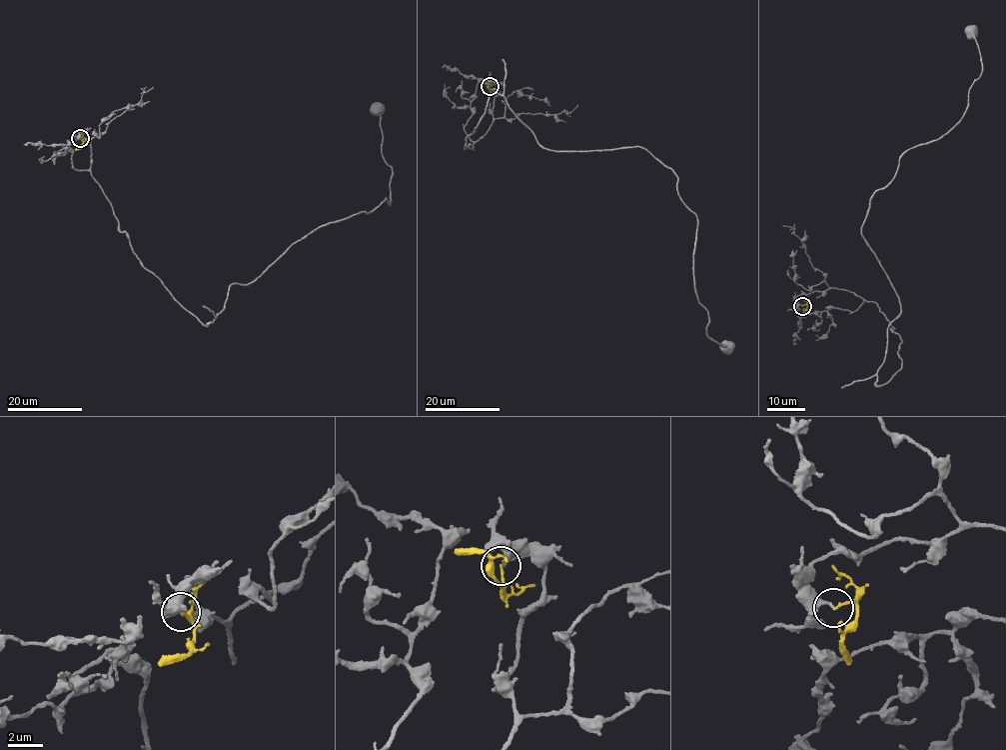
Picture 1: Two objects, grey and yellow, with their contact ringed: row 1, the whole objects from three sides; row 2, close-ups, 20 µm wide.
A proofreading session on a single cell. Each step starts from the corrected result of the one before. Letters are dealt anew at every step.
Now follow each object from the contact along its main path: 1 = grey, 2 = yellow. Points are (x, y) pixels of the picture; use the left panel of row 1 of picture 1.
1: (80, 138), (141, 265), (208, 325), (229, 286), (291, 245), (390, 205), (377, 109)
2: (80, 138), (82, 147), (75, 150)

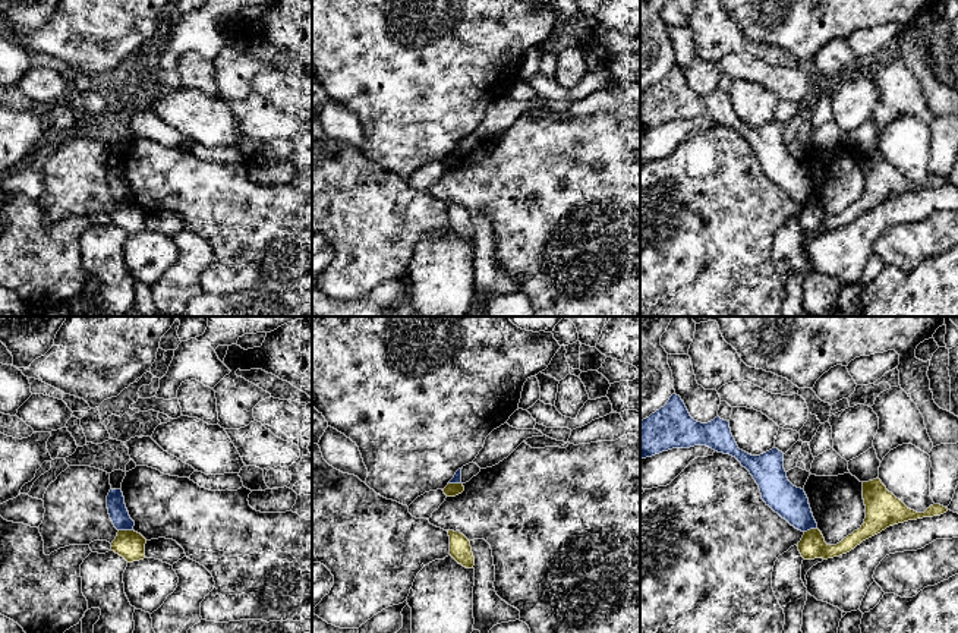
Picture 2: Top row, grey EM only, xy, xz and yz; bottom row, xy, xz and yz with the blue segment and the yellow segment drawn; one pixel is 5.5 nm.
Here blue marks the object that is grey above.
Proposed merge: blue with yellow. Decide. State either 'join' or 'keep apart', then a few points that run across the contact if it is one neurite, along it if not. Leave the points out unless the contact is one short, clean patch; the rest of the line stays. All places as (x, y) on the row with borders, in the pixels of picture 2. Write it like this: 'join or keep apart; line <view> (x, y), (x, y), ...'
keep apart; line xy (119, 529), (132, 531)

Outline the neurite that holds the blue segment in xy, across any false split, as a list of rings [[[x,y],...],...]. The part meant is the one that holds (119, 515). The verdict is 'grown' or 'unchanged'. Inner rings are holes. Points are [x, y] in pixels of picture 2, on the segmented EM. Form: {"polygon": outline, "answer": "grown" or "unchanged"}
{"polygon": [[[110,489],[107,508],[117,530],[133,530],[135,522],[129,516],[122,489]]], "answer": "unchanged"}

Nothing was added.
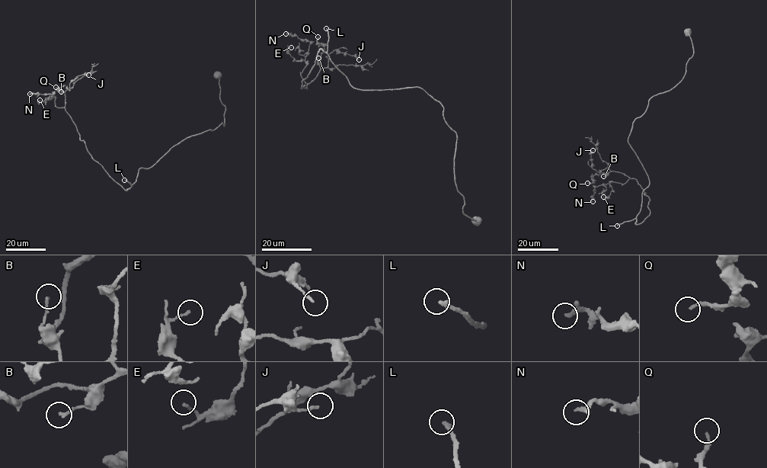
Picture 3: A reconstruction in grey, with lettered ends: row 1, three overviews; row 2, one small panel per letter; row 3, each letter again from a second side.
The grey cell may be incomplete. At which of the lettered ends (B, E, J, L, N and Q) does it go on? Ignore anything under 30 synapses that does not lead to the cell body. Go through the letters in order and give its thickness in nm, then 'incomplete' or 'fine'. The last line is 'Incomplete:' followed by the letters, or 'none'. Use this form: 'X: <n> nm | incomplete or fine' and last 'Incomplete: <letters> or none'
B: 150 nm | fine
E: 130 nm | fine
J: 160 nm | fine
L: 240 nm | incomplete
N: 240 nm | fine
Q: 150 nm | fine
Incomplete: L

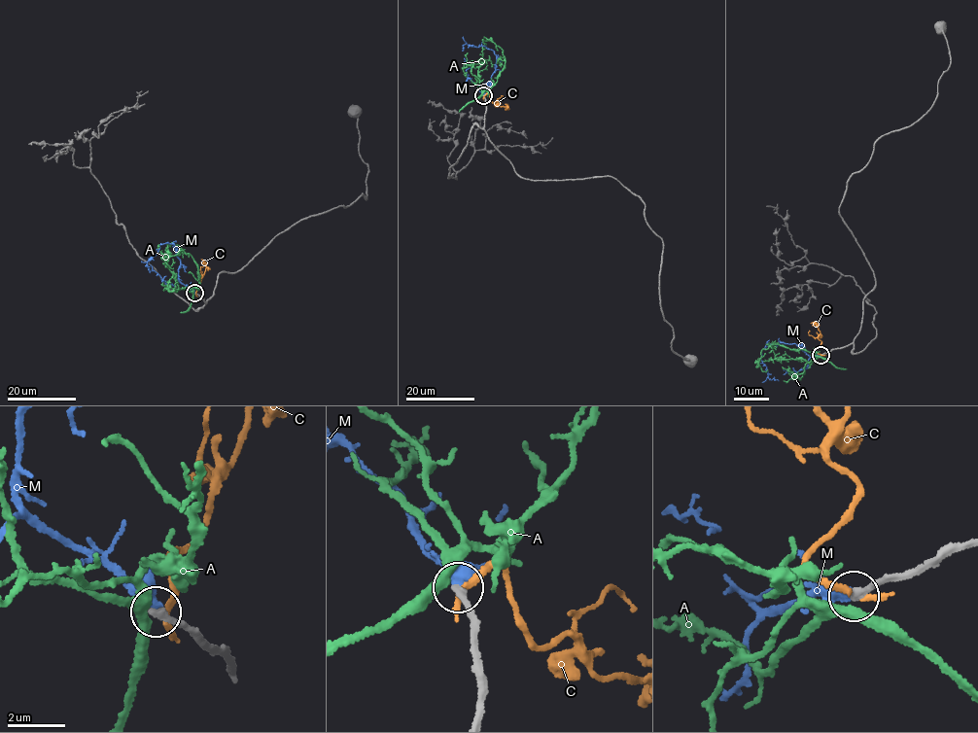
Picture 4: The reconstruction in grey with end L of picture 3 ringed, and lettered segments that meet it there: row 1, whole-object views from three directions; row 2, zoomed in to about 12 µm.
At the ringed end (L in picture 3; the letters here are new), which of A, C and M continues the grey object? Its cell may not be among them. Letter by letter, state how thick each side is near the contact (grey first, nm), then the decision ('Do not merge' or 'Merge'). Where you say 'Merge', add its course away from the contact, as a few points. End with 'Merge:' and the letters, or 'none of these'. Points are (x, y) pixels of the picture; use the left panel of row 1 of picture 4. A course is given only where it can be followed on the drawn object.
A: Thickness 240 nm (grey) against 360 nm. Do not merge
C: Thickness 280 nm (grey) against 280 nm. Do not merge
M: Thickness 260 nm (grey) against 400 nm. Merge. Its course: (194, 293), (178, 277), (180, 263), (171, 243), (159, 245), (145, 266), (150, 272)
Merge: M

